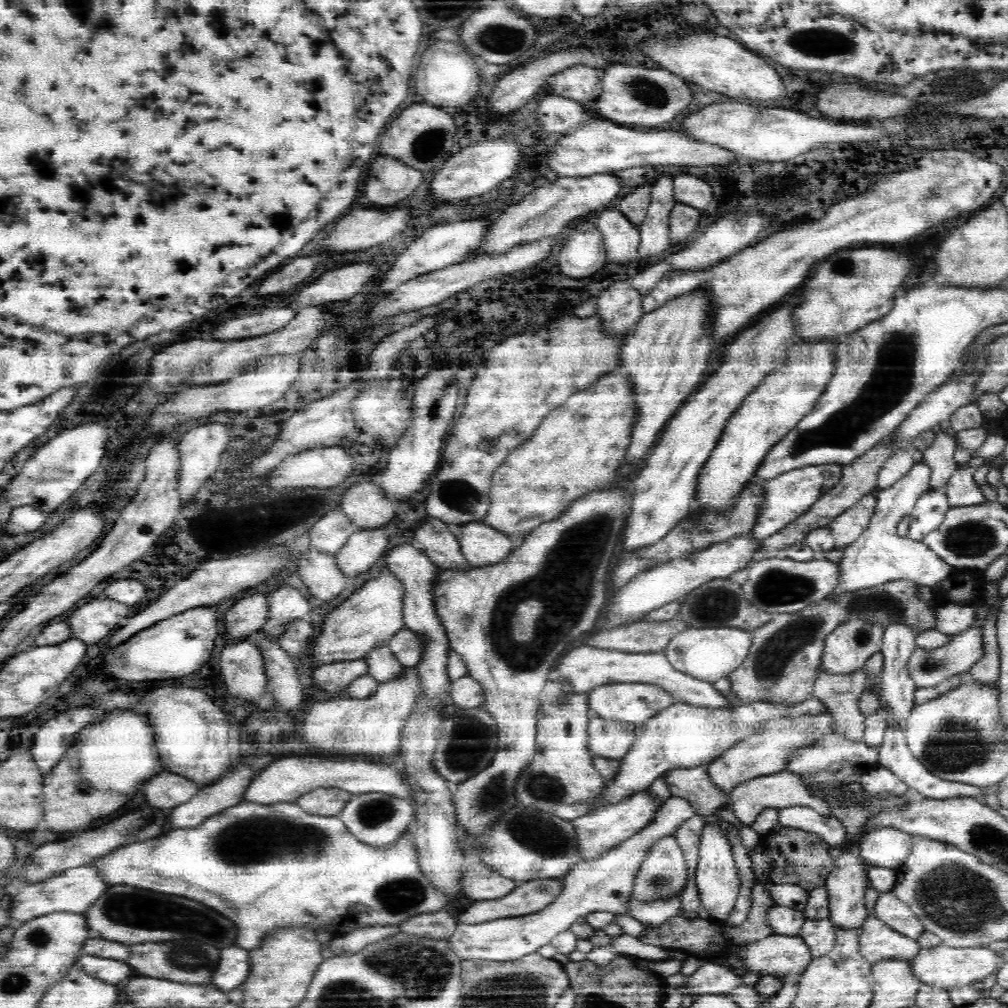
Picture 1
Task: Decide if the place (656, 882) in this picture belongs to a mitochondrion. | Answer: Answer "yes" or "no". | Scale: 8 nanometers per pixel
yes

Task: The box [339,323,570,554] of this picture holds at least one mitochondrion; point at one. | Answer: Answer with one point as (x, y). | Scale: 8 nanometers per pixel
(460, 495)

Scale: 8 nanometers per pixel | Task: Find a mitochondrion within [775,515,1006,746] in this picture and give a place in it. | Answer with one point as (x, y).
(972, 538)

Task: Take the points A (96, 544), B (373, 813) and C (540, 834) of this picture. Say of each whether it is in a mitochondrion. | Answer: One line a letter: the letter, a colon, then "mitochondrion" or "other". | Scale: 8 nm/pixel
A: other
B: mitochondrion
C: mitochondrion

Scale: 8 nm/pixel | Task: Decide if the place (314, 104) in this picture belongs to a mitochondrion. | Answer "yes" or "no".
no

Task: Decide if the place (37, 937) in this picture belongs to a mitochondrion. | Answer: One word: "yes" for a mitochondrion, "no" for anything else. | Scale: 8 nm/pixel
yes

